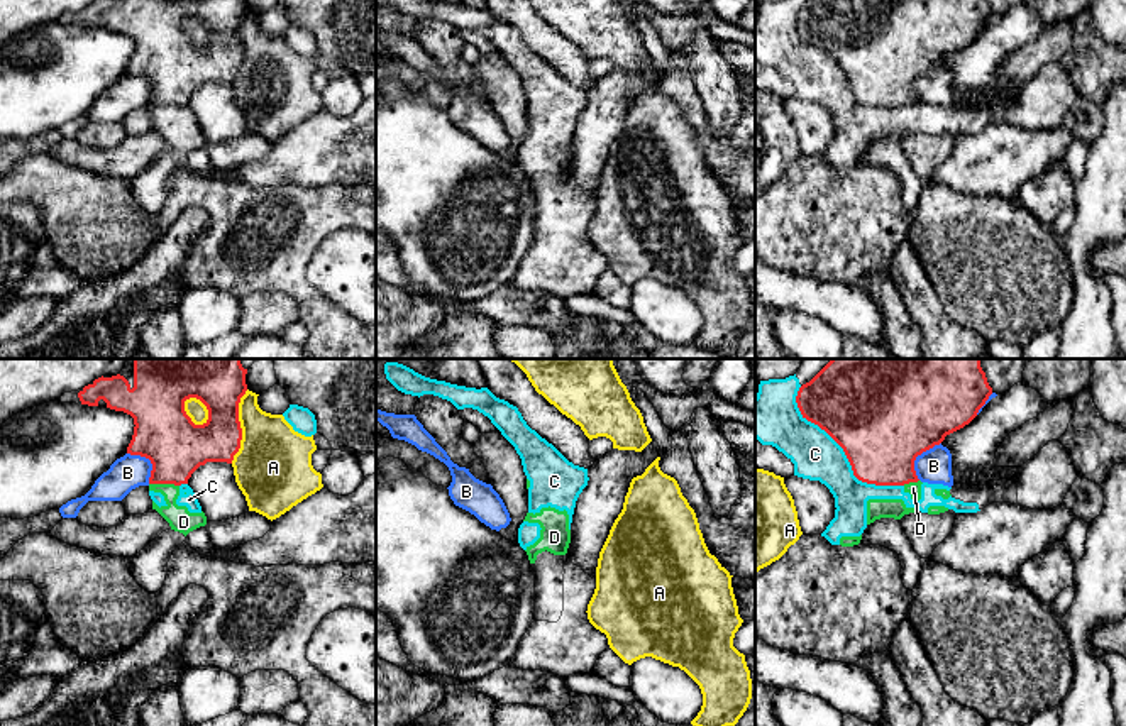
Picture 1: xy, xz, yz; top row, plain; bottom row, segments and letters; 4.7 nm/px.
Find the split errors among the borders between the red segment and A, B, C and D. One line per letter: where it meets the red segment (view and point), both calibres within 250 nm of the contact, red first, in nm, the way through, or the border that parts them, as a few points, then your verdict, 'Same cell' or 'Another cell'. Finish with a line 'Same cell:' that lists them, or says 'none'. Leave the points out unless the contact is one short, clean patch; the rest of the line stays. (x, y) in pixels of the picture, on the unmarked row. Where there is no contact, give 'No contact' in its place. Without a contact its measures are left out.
A: Touches red at xy (239, 48). Thickness 220 nm (red) against 360 nm. Another cell
B: Touches red at yz (916, 76). Thickness 440 nm (red) against 160 nm. Another cell
C: Touches red at yz (844, 71). Thickness 440 nm (red) against 220 nm. Another cell
D: Touches red at xy (165, 104). Thickness 280 nm (red) against 110 nm. Boundary: xy (149, 104), (173, 104), (178, 107). Another cell
Same cell: none

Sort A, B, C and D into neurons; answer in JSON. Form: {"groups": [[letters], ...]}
{"groups": [["A"], ["B"], ["C", "D"]]}

